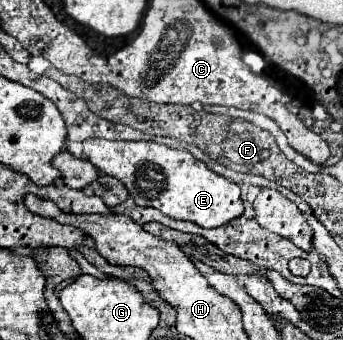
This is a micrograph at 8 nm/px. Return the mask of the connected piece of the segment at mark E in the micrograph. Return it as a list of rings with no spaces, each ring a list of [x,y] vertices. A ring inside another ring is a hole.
[[[87,139],[83,141],[83,157],[91,161],[101,173],[119,179],[129,189],[137,205],[159,209],[167,217],[213,229],[231,223],[245,211],[239,185],[213,173],[189,151],[171,149],[155,141]]]

